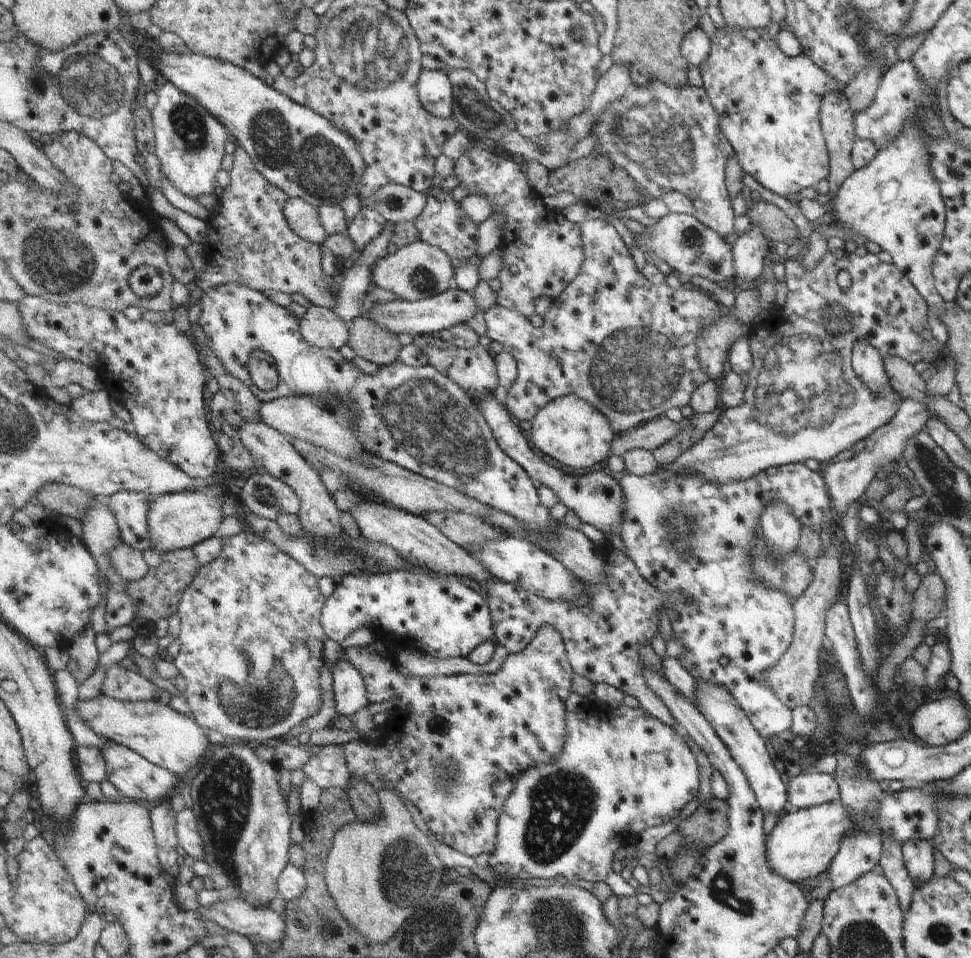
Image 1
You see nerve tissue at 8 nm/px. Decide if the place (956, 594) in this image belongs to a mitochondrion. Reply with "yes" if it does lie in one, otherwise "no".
no

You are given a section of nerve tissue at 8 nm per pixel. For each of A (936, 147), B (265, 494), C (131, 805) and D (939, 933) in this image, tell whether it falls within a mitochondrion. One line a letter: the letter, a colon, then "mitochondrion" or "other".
A: mitochondrion
B: mitochondrion
C: other
D: mitochondrion

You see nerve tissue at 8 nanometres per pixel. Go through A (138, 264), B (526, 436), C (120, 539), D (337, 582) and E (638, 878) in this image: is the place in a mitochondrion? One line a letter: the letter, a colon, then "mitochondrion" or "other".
A: other
B: other
C: other
D: other
E: other

